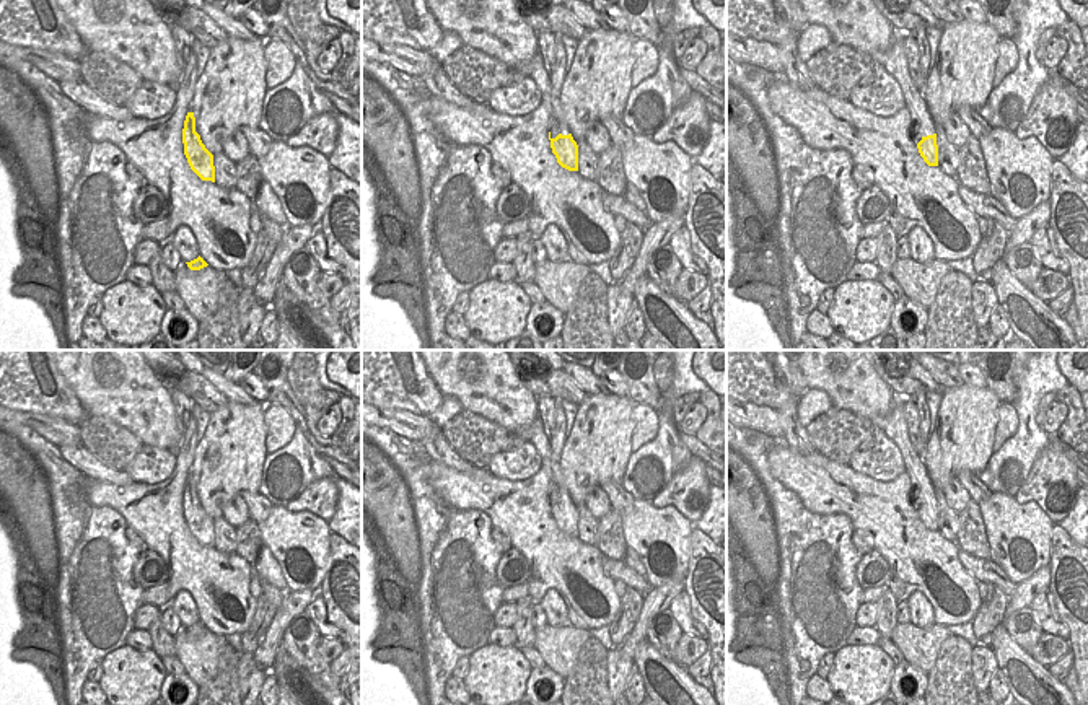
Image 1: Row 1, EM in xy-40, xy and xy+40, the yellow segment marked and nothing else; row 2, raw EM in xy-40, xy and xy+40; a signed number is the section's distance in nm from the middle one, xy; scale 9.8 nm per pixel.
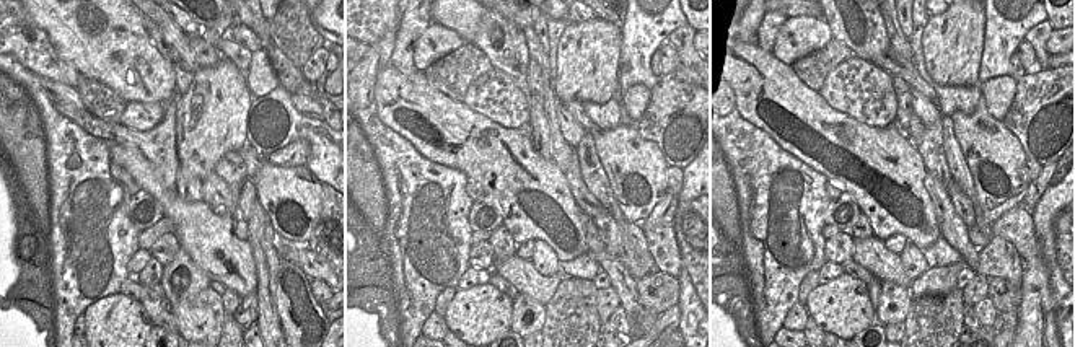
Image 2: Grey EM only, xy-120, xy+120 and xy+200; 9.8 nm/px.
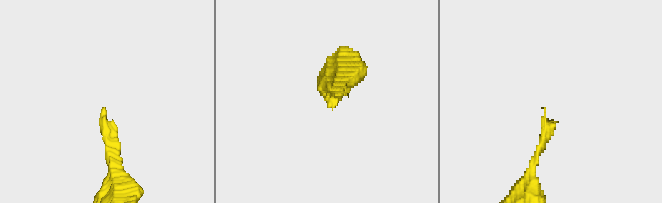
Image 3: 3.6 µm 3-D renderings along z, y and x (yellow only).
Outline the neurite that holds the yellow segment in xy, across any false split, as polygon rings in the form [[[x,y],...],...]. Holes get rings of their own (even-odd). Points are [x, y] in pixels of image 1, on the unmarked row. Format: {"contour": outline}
{"contour": [[[551,462],[551,472],[552,477],[547,498],[552,518],[562,532],[568,536],[578,536],[578,510],[565,488],[559,462]]]}

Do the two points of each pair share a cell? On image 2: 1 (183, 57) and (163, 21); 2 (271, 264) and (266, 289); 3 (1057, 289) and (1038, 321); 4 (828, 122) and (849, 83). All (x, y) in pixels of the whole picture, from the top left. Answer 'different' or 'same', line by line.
1: same
2: same
3: different
4: different

